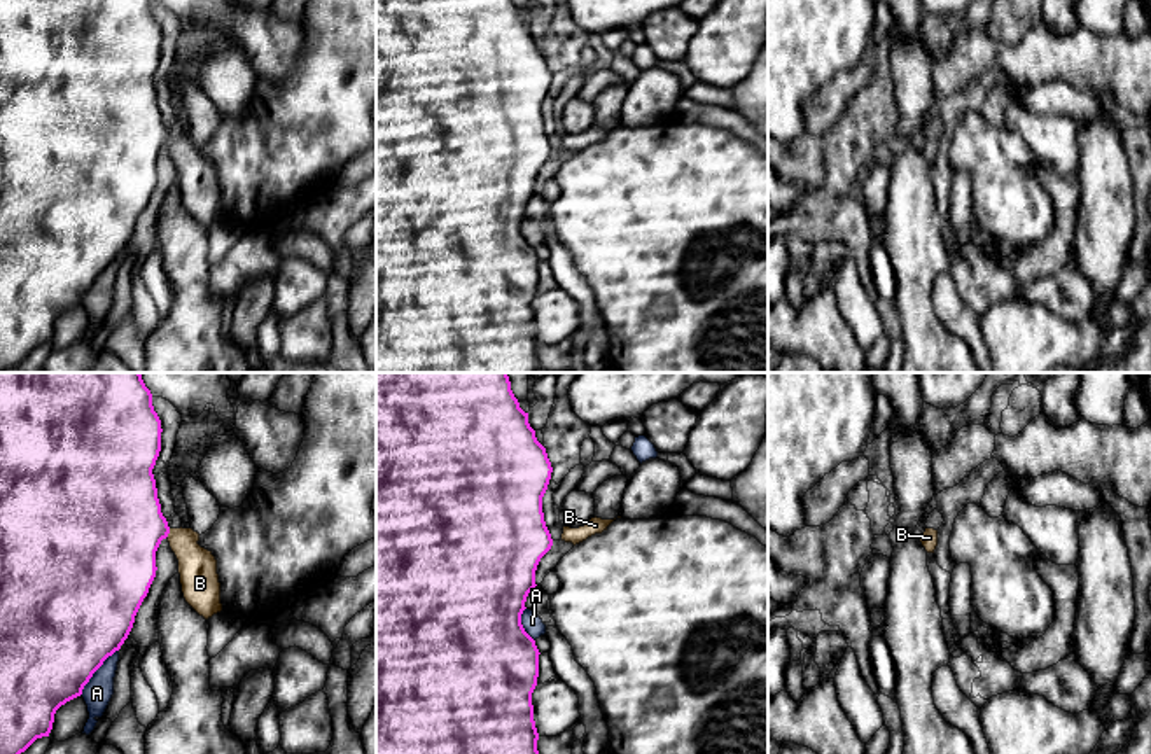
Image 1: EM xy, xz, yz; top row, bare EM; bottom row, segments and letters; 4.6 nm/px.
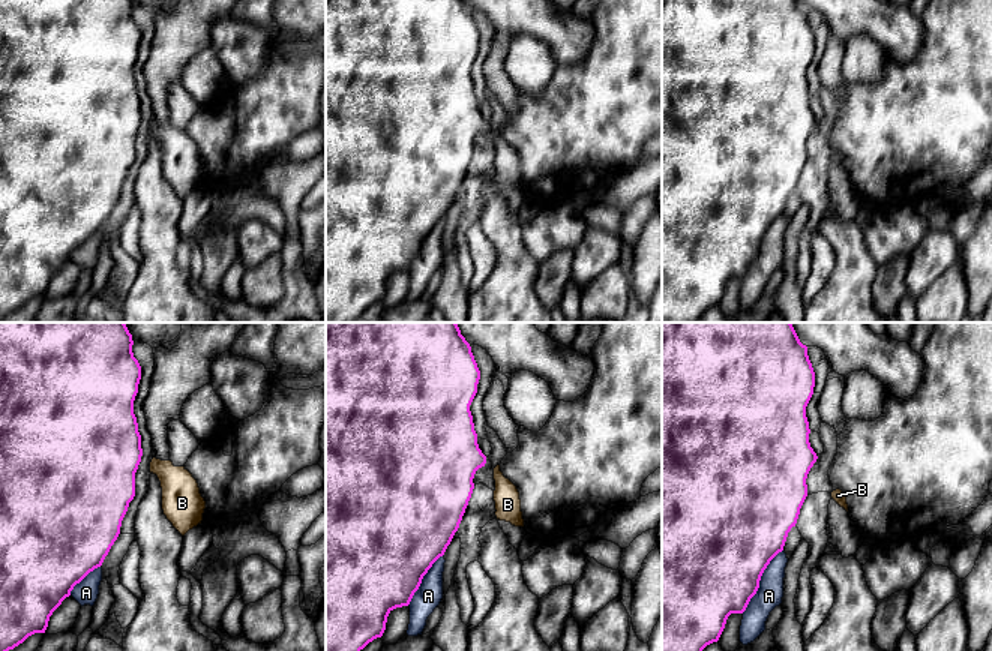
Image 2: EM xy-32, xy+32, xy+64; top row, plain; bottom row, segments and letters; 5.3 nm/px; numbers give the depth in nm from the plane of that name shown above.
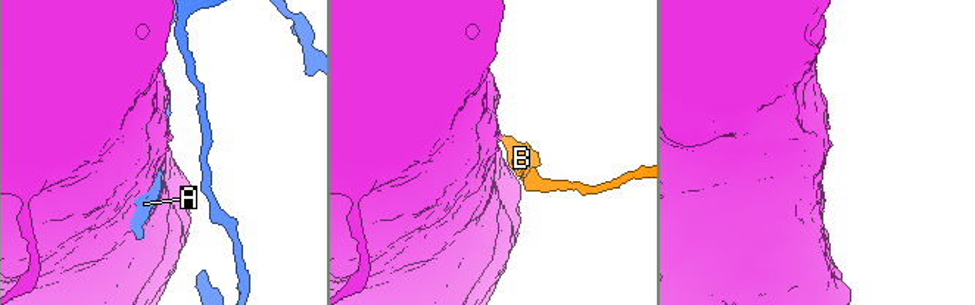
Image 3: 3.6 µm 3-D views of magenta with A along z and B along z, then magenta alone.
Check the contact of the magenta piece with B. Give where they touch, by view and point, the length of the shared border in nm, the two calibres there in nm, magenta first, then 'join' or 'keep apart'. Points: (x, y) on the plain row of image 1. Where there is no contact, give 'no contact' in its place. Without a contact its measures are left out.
xy (168, 140) | 40 nm | 440/180 nm | join

